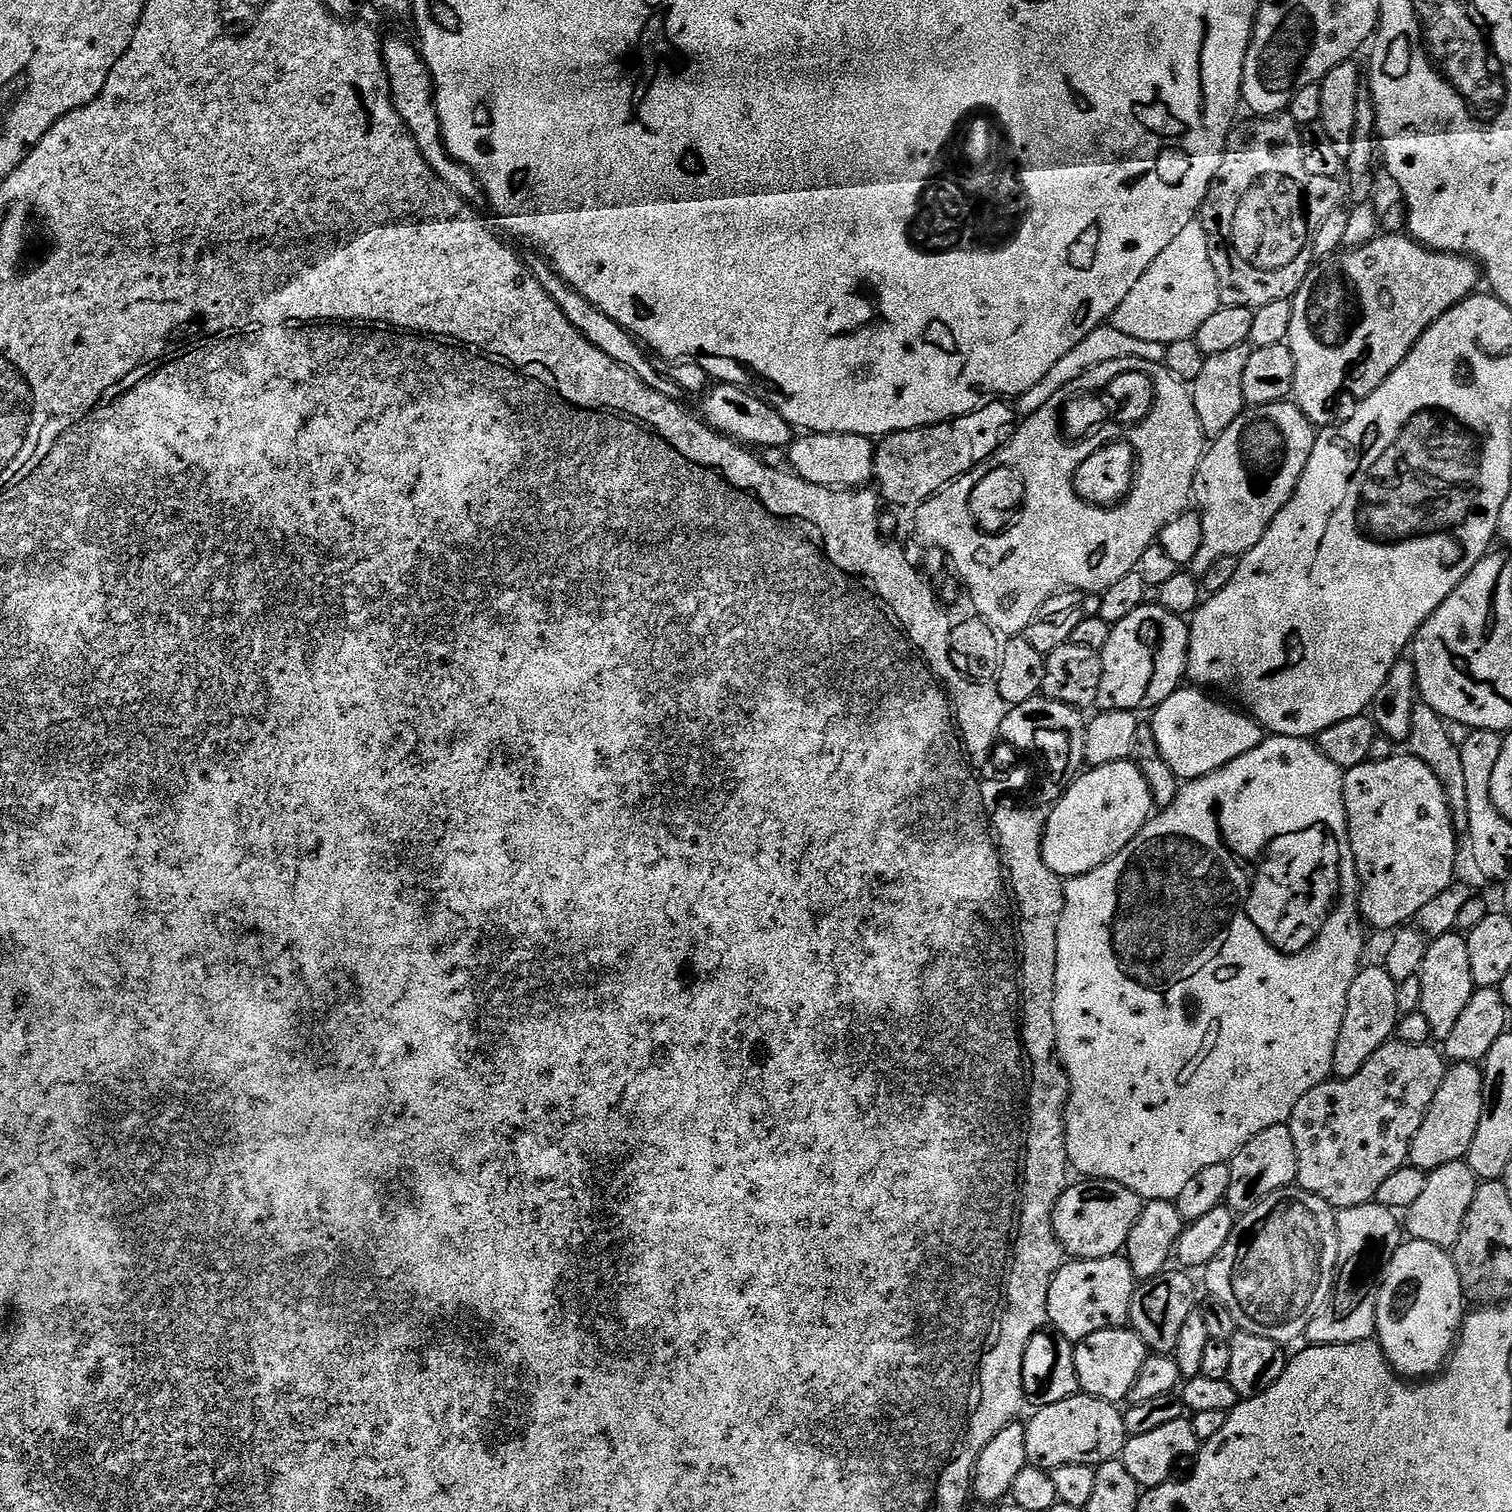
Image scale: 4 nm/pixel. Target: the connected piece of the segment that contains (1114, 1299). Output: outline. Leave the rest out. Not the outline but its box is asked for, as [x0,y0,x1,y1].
[1048,1255,1138,1342]

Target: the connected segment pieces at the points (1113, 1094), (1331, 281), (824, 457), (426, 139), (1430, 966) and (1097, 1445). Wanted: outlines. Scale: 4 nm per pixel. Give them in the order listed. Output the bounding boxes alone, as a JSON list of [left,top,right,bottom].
[[1054,735,1366,1202],[1286,234,1482,426],[786,432,877,490],[382,36,477,198],[1419,931,1477,1042],[1024,1394,1130,1472]]

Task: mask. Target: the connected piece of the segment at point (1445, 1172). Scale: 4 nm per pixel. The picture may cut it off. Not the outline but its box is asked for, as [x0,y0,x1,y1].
[1406,1160,1478,1250]

